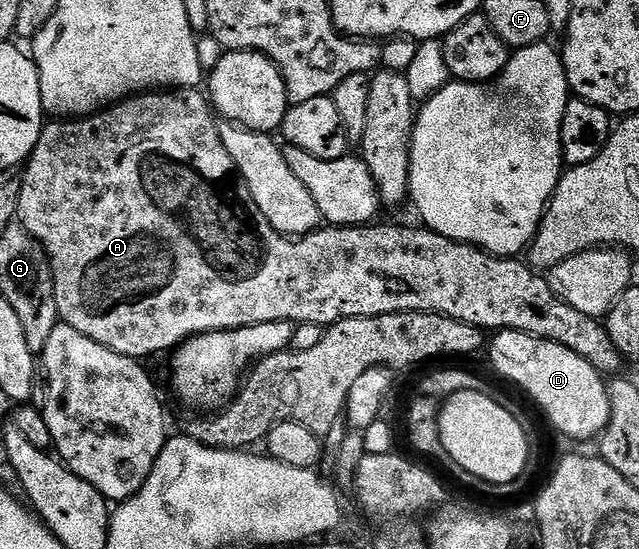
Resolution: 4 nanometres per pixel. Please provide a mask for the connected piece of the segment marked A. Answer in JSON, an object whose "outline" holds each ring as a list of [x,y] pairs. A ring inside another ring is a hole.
{"outline":[[[177,88],[172,92],[146,92],[130,96],[92,116],[76,120],[46,121],[41,127],[39,144],[35,144],[33,155],[25,163],[23,173],[25,175],[20,175],[19,178],[21,191],[16,221],[24,226],[49,257],[58,319],[64,325],[75,328],[75,332],[83,332],[83,336],[91,336],[91,340],[111,348],[111,352],[119,352],[128,358],[146,360],[145,358],[151,357],[152,354],[161,354],[164,350],[172,352],[194,334],[238,330],[244,326],[258,326],[268,322],[306,322],[328,328],[339,320],[348,318],[383,316],[395,312],[427,312],[442,314],[463,324],[471,324],[482,332],[522,330],[524,334],[546,338],[555,344],[571,348],[575,356],[583,356],[583,360],[587,360],[587,364],[594,366],[603,376],[617,376],[622,373],[621,353],[619,348],[615,348],[615,344],[611,344],[611,336],[607,336],[604,321],[578,312],[577,309],[571,308],[571,304],[559,300],[555,292],[551,292],[548,277],[541,275],[540,278],[537,275],[540,273],[534,267],[516,257],[499,258],[475,246],[466,246],[464,242],[452,242],[428,228],[416,230],[413,226],[373,224],[368,228],[342,228],[326,225],[311,234],[293,237],[275,232],[275,228],[267,224],[263,212],[259,212],[249,187],[241,181],[237,165],[231,160],[221,139],[219,122],[211,109],[211,103],[200,89]]]}

